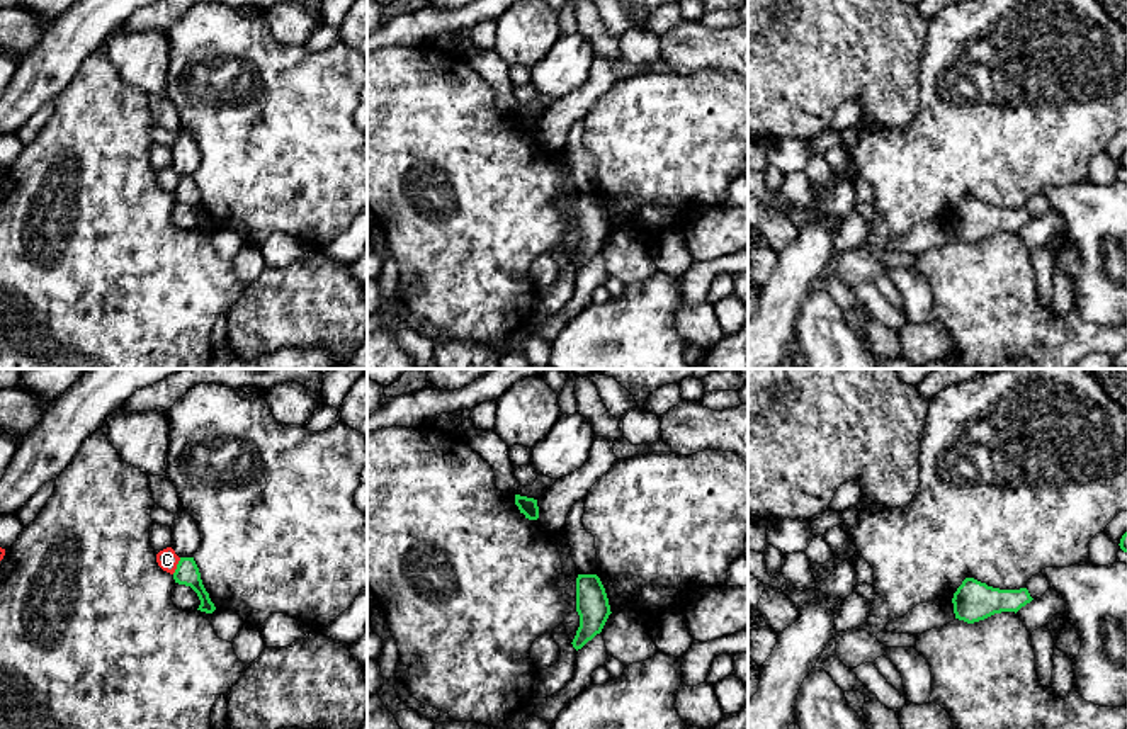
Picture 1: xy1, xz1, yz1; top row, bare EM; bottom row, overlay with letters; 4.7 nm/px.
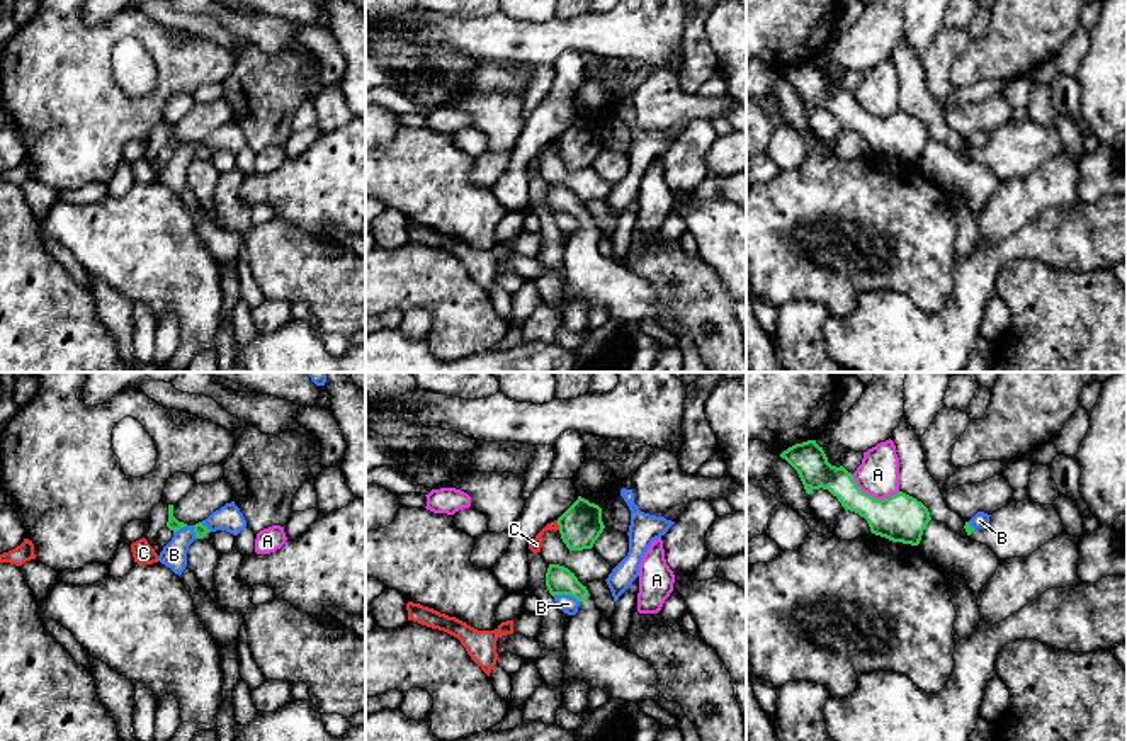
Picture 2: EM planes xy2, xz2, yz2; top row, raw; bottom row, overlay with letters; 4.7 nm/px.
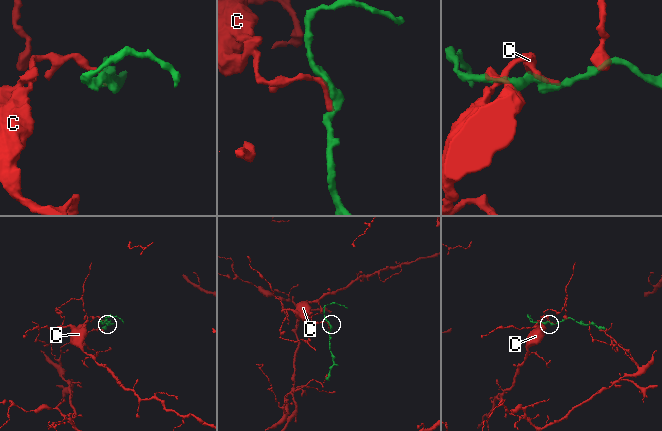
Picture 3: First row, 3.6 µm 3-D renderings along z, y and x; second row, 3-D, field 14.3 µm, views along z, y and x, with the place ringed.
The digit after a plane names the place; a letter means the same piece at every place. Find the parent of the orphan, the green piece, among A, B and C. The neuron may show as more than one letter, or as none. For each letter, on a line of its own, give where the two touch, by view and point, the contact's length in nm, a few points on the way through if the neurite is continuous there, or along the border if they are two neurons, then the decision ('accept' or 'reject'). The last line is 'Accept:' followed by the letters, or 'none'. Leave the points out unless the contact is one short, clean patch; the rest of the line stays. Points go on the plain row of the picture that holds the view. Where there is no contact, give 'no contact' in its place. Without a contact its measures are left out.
A: yz2 (872, 116) | 240 nm | reject
B: xz2 (566, 213) | 130 nm | along xz2 (553, 214), (571, 214), (578, 221) | reject
C: xy1 (177, 186) | 90 nm | reject
Accept: none

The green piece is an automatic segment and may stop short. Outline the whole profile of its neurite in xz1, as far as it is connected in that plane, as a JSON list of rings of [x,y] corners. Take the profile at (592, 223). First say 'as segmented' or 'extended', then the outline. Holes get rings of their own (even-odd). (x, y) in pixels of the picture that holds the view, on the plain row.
as segmented; [[[578,194],[576,231],[580,235],[580,246],[571,263],[578,270],[602,251],[612,233],[605,207],[597,194]]]

